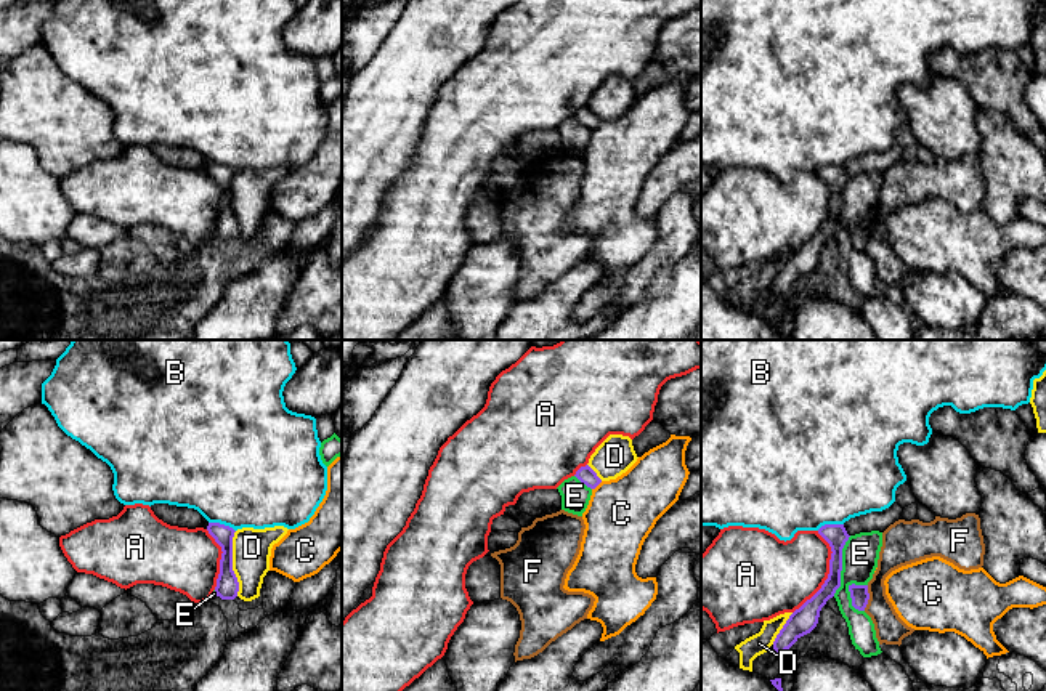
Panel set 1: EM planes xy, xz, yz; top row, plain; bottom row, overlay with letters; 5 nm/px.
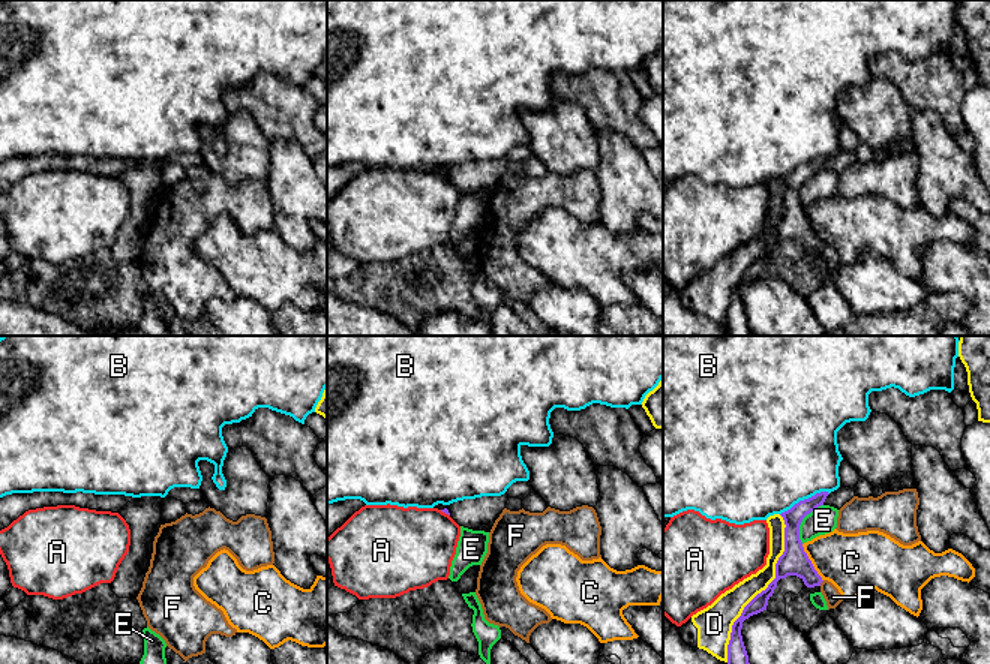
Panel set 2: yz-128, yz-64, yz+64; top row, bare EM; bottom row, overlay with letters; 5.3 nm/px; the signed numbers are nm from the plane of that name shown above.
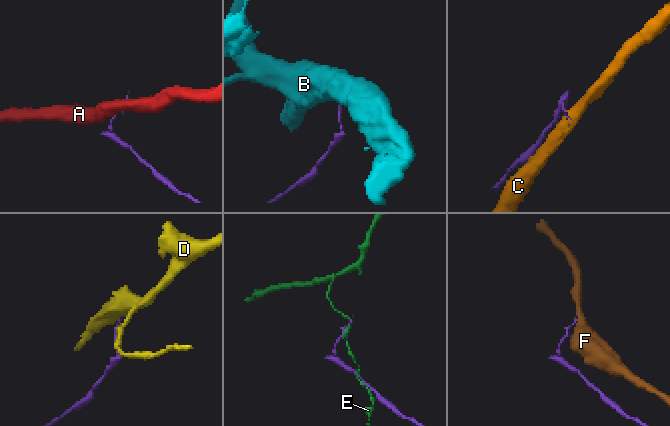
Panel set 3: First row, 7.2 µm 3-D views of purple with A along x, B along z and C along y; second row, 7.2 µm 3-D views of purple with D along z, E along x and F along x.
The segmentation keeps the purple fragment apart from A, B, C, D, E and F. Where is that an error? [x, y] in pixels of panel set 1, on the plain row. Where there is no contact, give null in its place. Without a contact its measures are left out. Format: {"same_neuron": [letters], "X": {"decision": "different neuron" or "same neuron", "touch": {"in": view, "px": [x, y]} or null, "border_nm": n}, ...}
{"same_neuron": [], "A": {"decision": "different neuron", "touch": {"in": "yz", "px": [830, 214]}, "border_nm": 440}, "B": {"decision": "different neuron", "touch": {"in": "xy", "px": [222, 165]}, "border_nm": 140}, "C": {"decision": "different neuron", "touch": {"in": "xz", "px": [597, 125]}, "border_nm": 70}, "D": {"decision": "different neuron", "touch": {"in": "xy", "px": [231, 204]}, "border_nm": 320}, "E": {"decision": "different neuron", "touch": {"in": "yz", "px": [841, 207]}, "border_nm": 320}, "F": {"decision": "different neuron", "touch": {"in": "yz", "px": [868, 239]}, "border_nm": 130}}

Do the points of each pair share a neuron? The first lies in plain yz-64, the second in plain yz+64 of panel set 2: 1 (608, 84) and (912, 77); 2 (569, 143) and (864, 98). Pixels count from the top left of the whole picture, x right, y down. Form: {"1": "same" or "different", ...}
{"1": "same", "2": "same"}

